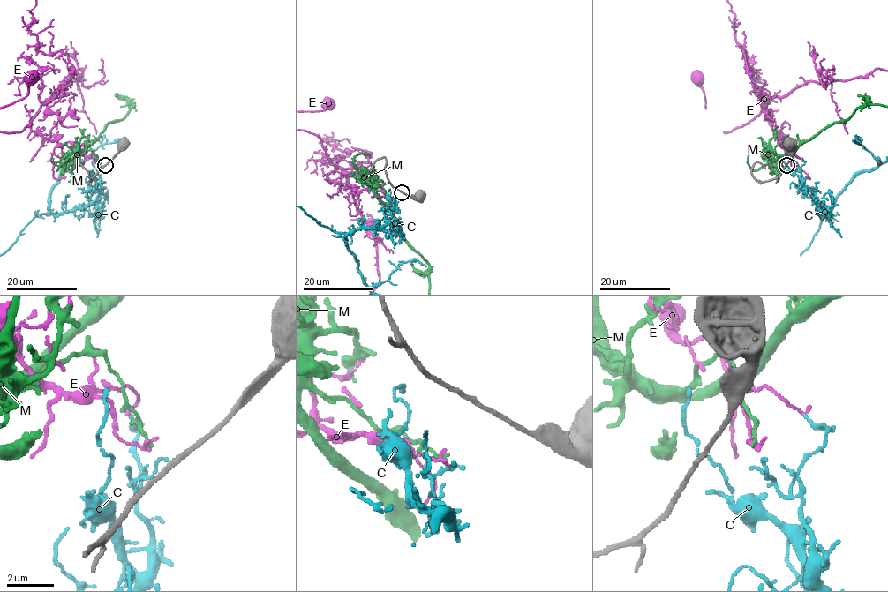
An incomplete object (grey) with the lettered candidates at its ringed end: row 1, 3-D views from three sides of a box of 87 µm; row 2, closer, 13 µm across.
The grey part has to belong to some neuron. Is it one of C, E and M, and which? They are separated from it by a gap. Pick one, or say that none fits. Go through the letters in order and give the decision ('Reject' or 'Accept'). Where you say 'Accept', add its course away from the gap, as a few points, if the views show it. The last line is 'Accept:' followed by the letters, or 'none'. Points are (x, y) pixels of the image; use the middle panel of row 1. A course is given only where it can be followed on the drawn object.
C: Reject
E: Reject
M: Reject
Accept: none

